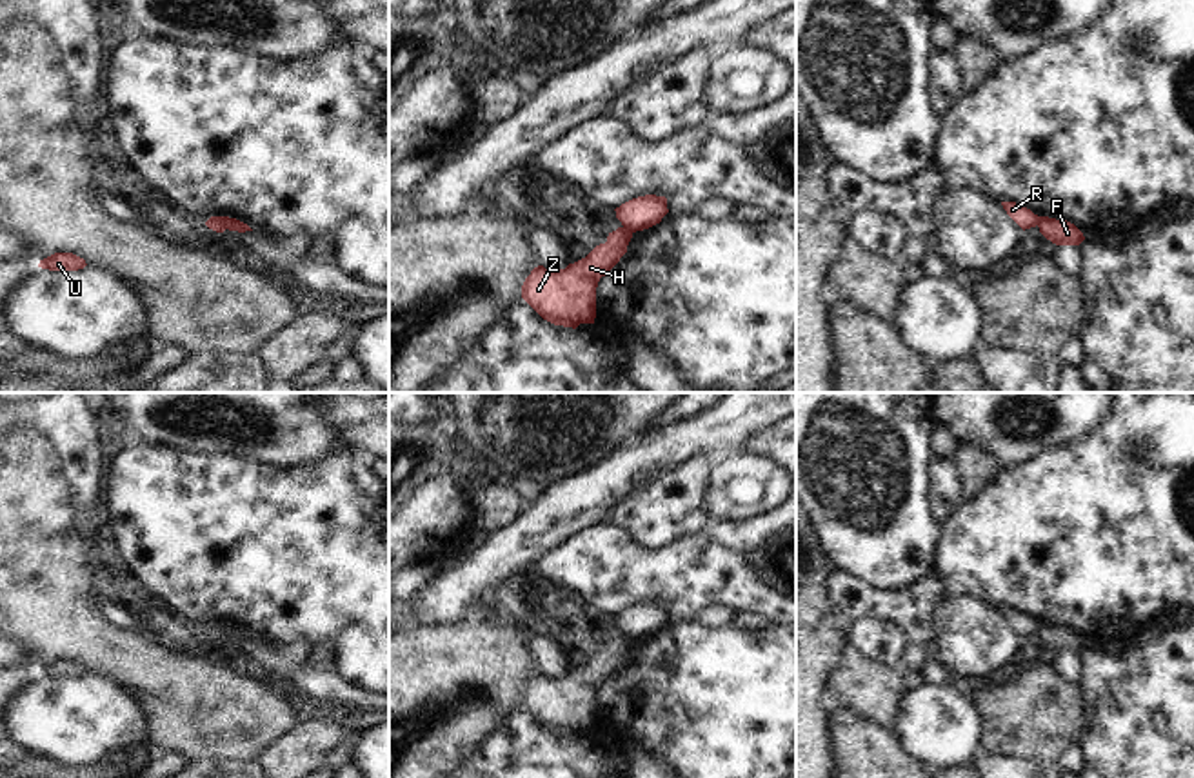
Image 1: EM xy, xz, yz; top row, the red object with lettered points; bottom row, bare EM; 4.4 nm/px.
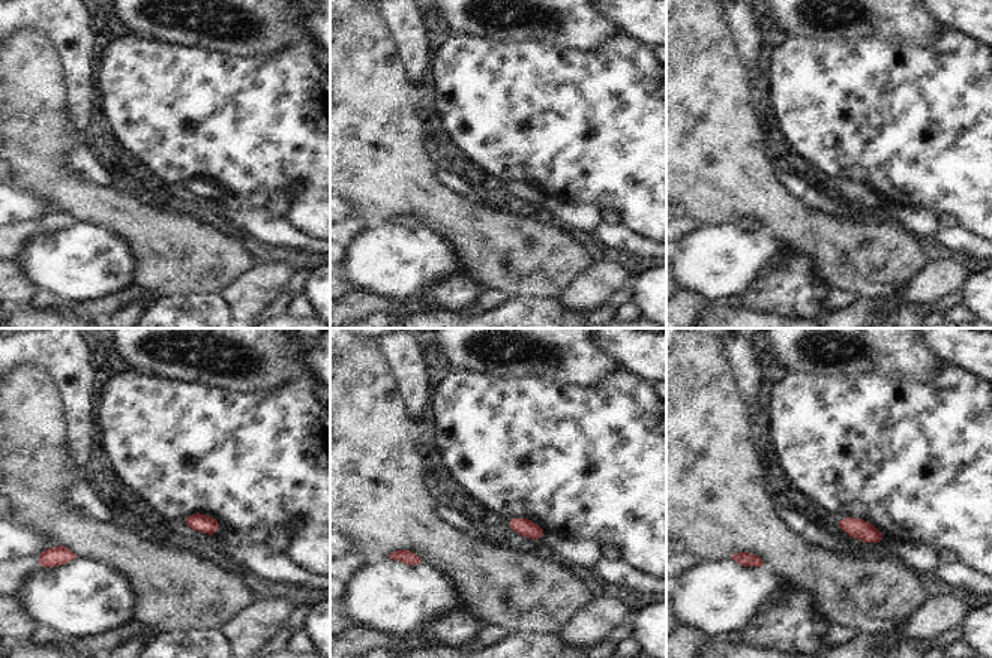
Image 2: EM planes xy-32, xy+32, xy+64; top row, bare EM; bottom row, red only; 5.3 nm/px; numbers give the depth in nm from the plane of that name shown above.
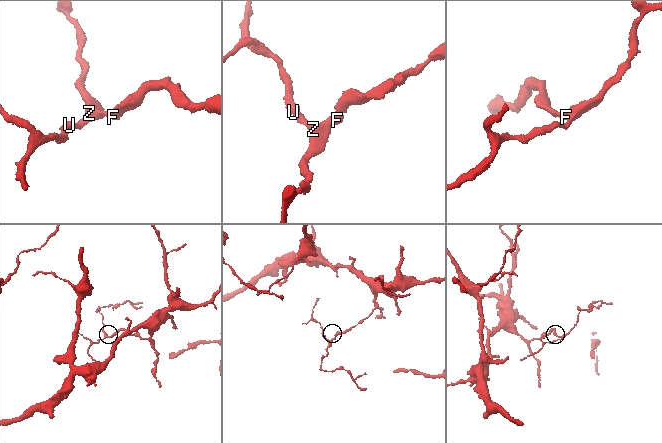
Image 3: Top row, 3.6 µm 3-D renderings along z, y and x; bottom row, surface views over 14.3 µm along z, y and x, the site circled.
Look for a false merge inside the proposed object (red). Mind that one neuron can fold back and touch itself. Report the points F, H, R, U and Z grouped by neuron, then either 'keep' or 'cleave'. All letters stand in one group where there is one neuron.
F H U Z / R; cleave

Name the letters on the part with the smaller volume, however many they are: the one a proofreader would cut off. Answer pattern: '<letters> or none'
F, H, U, Z

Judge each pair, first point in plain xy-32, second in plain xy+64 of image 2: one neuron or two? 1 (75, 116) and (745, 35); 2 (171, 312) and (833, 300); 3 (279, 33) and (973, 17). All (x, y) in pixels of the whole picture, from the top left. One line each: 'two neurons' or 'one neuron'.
1: one neuron
2: two neurons
3: two neurons

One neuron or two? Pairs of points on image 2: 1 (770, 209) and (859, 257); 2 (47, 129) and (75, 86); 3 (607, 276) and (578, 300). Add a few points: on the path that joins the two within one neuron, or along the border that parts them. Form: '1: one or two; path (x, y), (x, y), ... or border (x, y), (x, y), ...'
1: one; path (793, 222), (799, 228), (836, 246)
2: two; border (62, 66), (66, 87), (66, 113), (75, 135)
3: one; path (599, 281), (586, 294)

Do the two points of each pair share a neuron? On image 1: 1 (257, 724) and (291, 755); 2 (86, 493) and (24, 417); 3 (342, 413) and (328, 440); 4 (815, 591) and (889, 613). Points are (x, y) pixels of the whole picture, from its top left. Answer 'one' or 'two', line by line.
1: two
2: one
3: two
4: two

